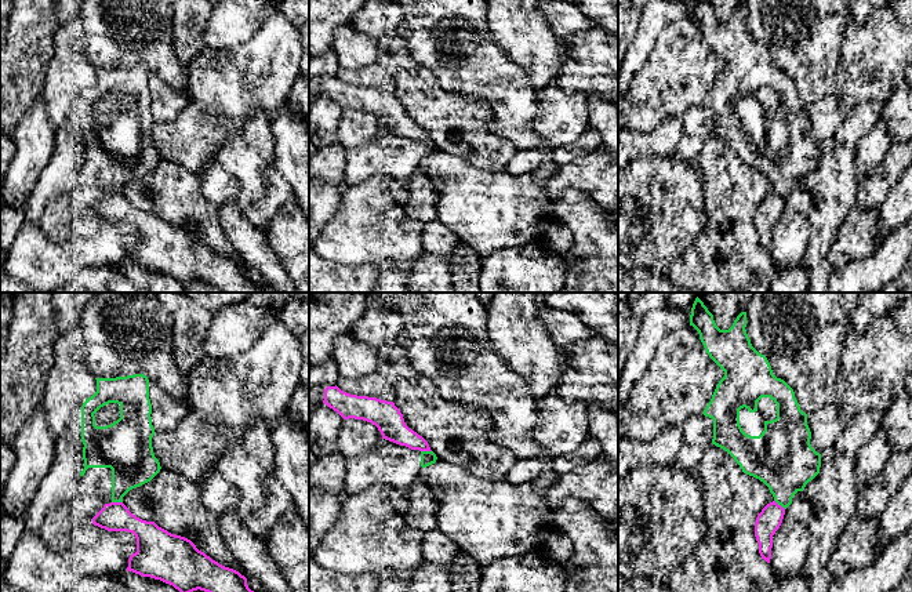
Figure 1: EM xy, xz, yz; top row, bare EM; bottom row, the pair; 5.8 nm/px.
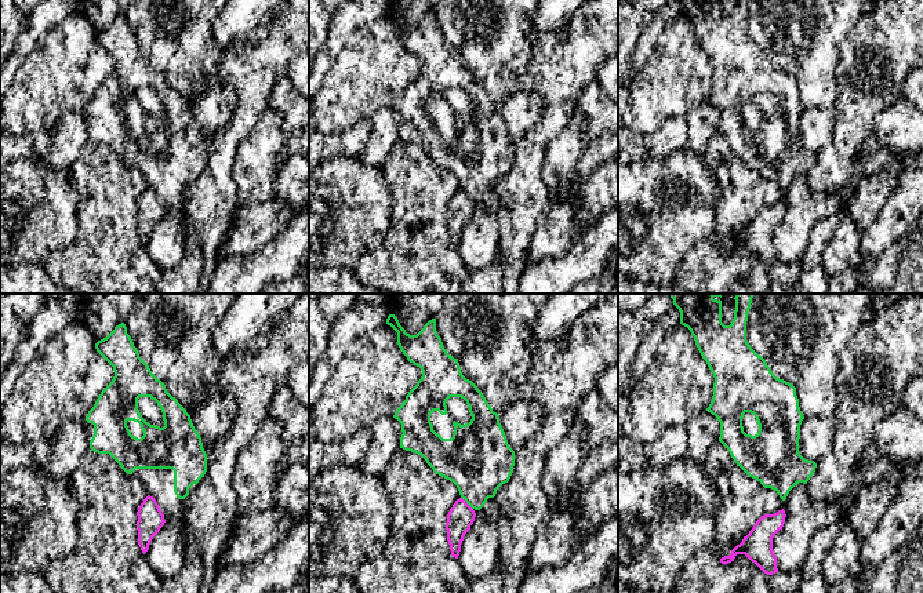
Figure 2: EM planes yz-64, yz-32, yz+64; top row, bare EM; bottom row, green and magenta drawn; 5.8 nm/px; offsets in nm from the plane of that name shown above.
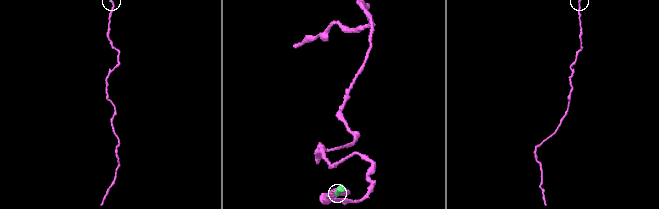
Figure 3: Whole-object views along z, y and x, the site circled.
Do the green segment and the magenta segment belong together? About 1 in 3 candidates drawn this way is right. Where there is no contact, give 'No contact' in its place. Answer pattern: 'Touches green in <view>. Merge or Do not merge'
Touches green in yz. Do not merge

